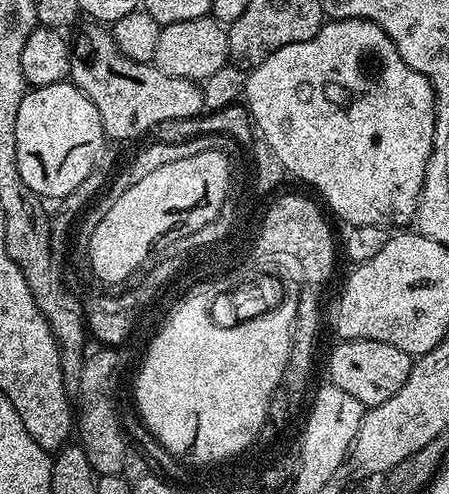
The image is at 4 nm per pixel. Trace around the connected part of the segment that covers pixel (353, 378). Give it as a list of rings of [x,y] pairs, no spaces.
[[[340,340],[337,345],[328,356],[327,379],[346,390],[346,394],[354,394],[354,398],[358,398],[358,402],[368,408],[376,408],[382,402],[394,398],[394,394],[406,386],[406,378],[410,378],[414,363],[413,356],[406,354],[406,350],[390,346],[390,342],[373,340]]]

